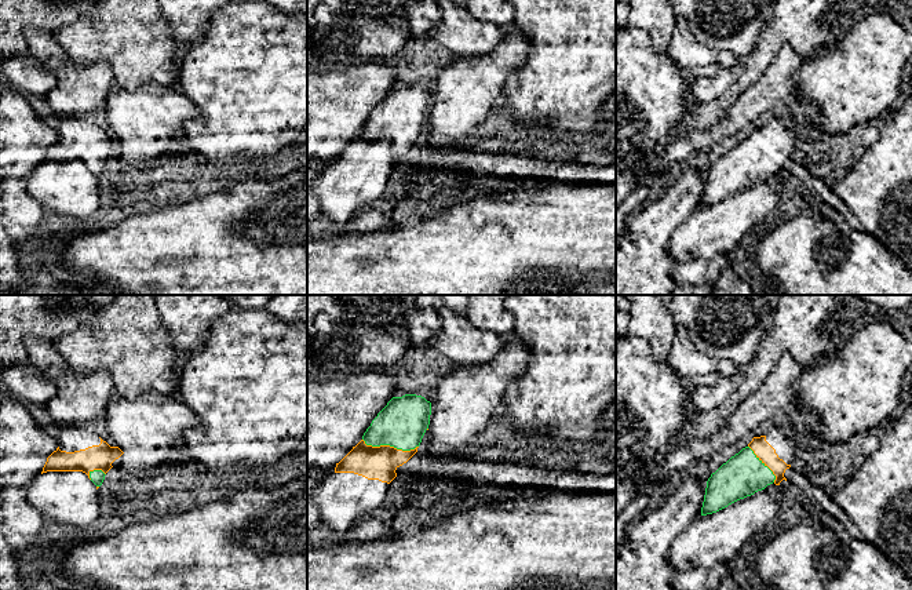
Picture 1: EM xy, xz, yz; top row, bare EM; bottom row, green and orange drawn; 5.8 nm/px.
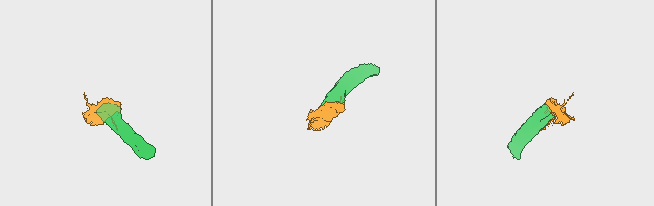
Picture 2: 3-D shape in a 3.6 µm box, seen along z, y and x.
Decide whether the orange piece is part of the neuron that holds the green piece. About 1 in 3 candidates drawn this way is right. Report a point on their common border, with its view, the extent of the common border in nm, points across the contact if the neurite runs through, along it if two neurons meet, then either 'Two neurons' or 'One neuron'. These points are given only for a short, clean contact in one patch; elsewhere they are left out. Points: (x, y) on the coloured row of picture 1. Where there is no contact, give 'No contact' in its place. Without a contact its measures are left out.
Touches green at xz (390, 445). Shared border 340 nm. One neuron

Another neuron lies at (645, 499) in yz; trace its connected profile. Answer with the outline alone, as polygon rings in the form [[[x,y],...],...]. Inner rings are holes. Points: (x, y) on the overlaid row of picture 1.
[[[647,487],[642,489],[630,505],[627,505],[617,516],[616,516],[616,551],[619,546],[625,542],[628,538],[628,529],[632,525],[632,521],[638,517],[642,517],[647,513],[654,503],[657,502],[656,495]]]

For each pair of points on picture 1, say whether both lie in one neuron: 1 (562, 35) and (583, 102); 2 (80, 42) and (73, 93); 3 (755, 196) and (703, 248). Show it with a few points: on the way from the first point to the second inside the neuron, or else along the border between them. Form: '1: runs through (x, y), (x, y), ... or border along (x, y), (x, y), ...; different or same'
1: runs through (572, 51), (575, 54), (576, 86); same
2: border along (70, 58), (76, 64), (106, 61), (110, 65); different
3: runs through (743, 208), (715, 236); same

